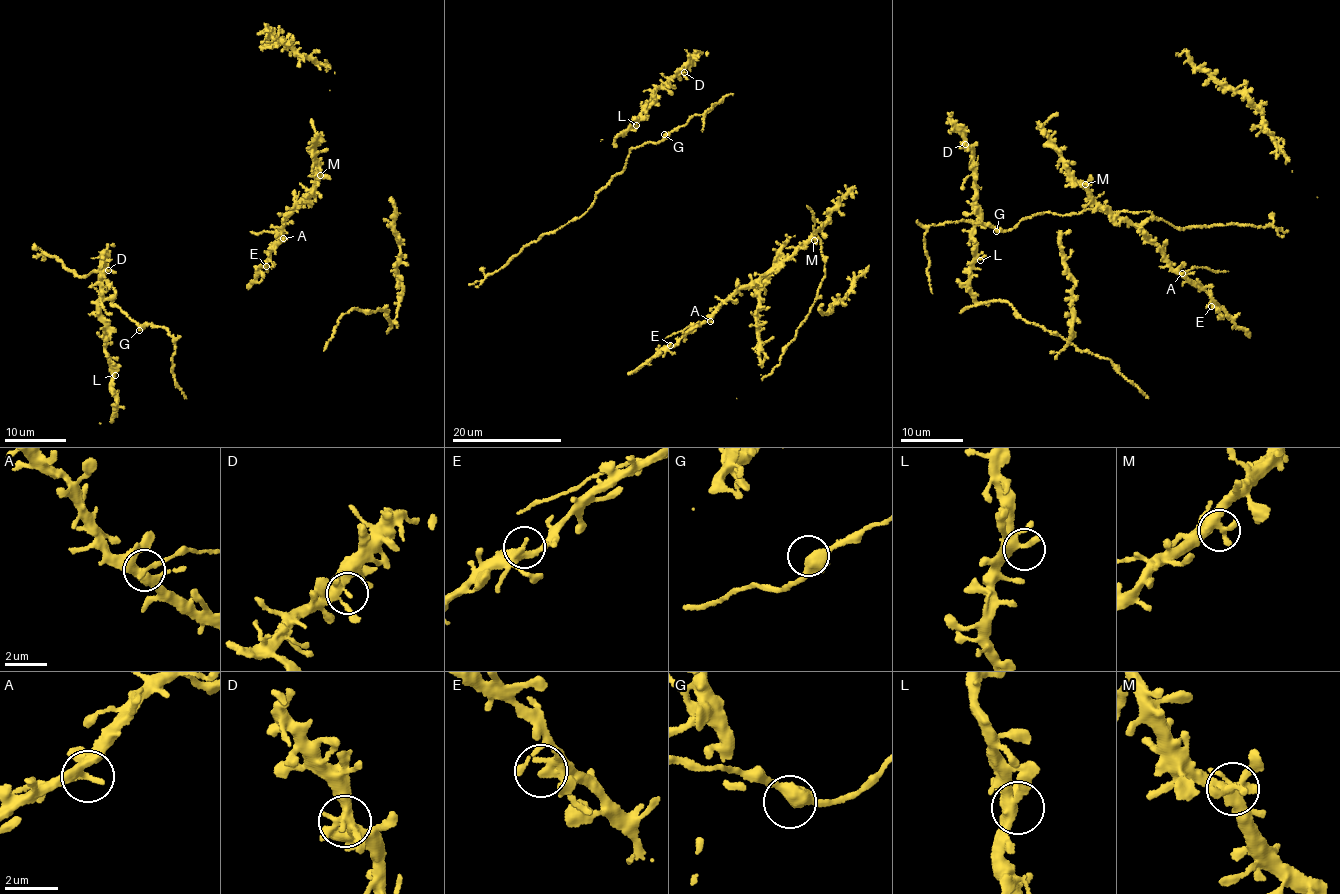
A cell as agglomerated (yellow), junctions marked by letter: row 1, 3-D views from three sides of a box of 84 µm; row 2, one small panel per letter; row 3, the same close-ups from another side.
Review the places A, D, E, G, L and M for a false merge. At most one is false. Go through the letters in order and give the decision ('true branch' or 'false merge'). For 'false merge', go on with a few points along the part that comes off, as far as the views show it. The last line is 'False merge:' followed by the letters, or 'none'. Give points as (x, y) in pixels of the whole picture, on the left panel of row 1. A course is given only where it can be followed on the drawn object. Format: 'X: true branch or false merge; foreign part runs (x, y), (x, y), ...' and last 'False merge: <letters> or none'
A: false merge; foreign part runs (283, 239), (270, 232), (250, 231)
D: true branch
E: true branch
G: true branch
L: true branch
M: true branch
False merge: A

